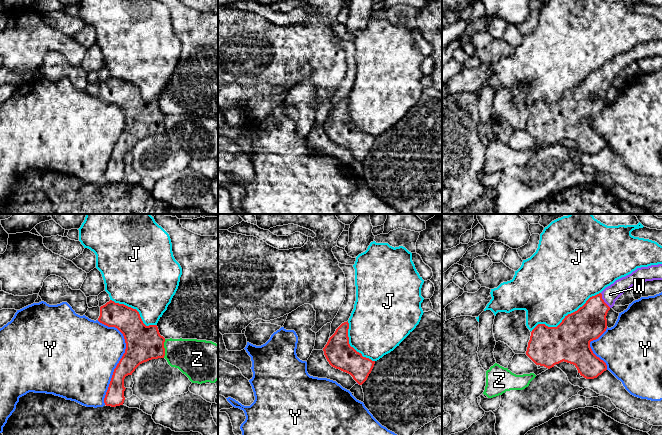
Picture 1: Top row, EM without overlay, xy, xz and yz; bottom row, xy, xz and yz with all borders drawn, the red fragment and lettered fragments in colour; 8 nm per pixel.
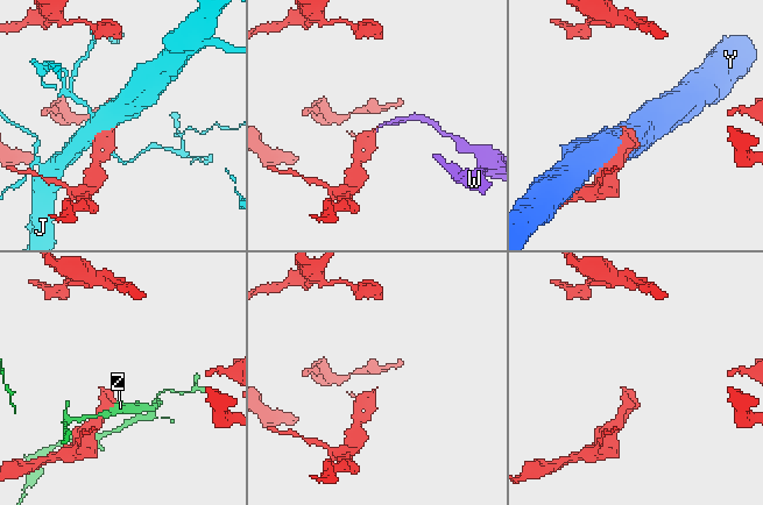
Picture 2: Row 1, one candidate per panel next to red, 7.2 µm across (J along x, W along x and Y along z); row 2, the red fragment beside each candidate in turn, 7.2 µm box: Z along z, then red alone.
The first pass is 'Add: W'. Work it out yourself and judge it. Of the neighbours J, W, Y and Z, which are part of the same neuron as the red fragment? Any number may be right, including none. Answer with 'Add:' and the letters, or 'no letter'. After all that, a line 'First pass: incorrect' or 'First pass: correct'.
Add: W
First pass: correct

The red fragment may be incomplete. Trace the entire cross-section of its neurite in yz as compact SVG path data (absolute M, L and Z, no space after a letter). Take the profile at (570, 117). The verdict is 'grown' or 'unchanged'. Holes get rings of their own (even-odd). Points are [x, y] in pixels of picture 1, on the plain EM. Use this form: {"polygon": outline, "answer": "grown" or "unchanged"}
{"polygon": "M662 40L637 44L631 50L616 56L601 69L590 73L577 87L565 92L557 103L538 100L531 108L526 131L536 141L548 145L564 137L573 140L584 154L597 154L607 146L607 141L593 129L590 118L598 115L606 107L607 89L625 67L641 58L653 56L662 56Z", "answer": "grown"}

